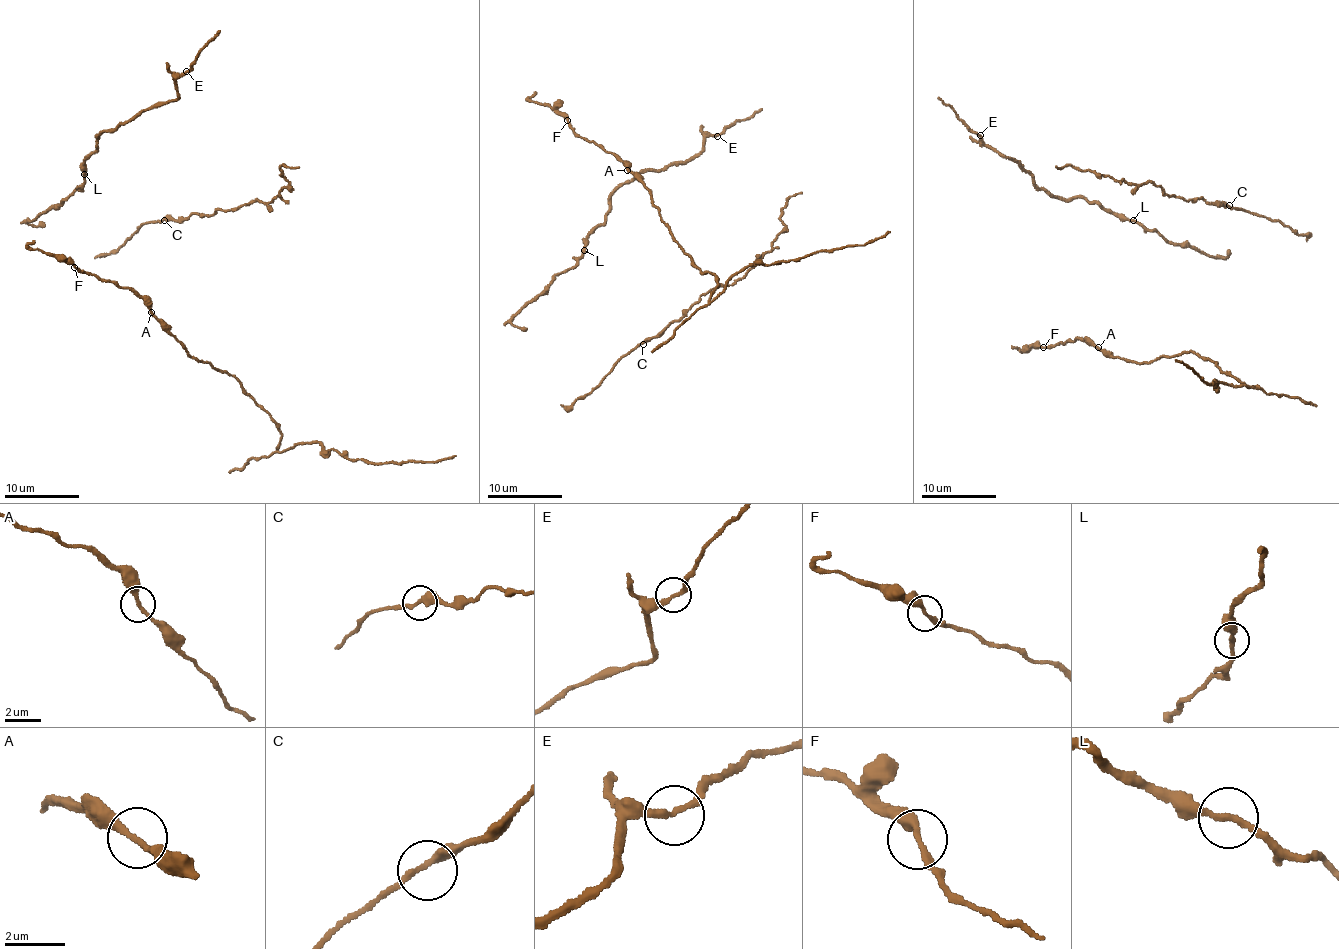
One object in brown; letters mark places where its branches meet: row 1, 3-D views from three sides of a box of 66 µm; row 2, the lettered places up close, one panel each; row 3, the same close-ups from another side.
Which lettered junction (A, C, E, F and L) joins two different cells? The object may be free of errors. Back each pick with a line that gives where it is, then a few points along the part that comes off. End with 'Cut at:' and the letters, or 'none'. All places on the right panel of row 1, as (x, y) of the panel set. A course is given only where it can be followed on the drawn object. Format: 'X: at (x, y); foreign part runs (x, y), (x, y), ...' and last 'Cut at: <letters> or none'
E: at (980, 135); foreign part runs (980, 134), (973, 133), (938, 96)
Cut at: E

